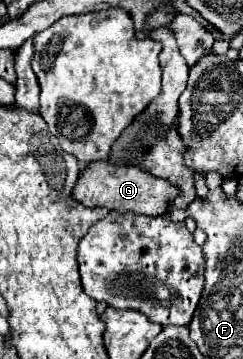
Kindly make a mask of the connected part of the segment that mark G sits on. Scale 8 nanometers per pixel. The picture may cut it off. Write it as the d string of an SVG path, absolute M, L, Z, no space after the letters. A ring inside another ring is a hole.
M91 162L77 180L77 190L73 196L83 206L105 206L109 210L117 210L121 214L135 212L145 216L165 216L171 210L171 202L179 196L177 186L167 180L155 178L153 174L135 168L135 166L115 166L111 162Z

